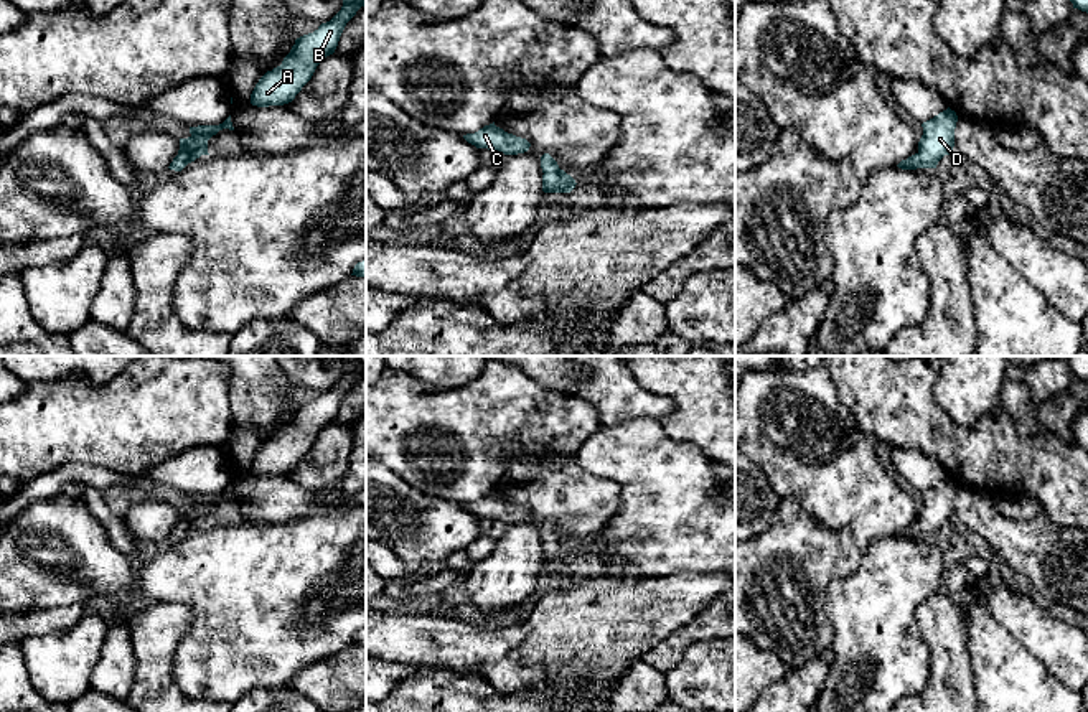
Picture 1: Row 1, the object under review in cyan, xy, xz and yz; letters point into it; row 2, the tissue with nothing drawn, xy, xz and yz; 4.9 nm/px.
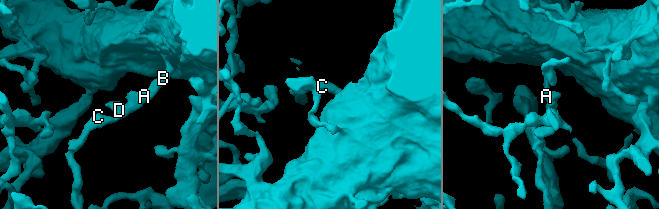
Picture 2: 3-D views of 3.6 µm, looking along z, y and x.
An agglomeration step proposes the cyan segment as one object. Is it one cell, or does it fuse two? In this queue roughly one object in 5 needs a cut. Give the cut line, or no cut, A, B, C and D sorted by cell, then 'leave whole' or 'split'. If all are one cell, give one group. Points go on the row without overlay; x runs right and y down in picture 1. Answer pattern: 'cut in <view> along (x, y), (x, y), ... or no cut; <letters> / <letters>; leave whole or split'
no cut; A B C D; leave whole

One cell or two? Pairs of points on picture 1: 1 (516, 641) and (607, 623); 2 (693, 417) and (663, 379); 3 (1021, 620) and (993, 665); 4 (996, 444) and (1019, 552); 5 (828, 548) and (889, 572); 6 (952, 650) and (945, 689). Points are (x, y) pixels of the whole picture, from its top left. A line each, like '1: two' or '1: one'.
1: one
2: one
3: two
4: two
5: two
6: one

